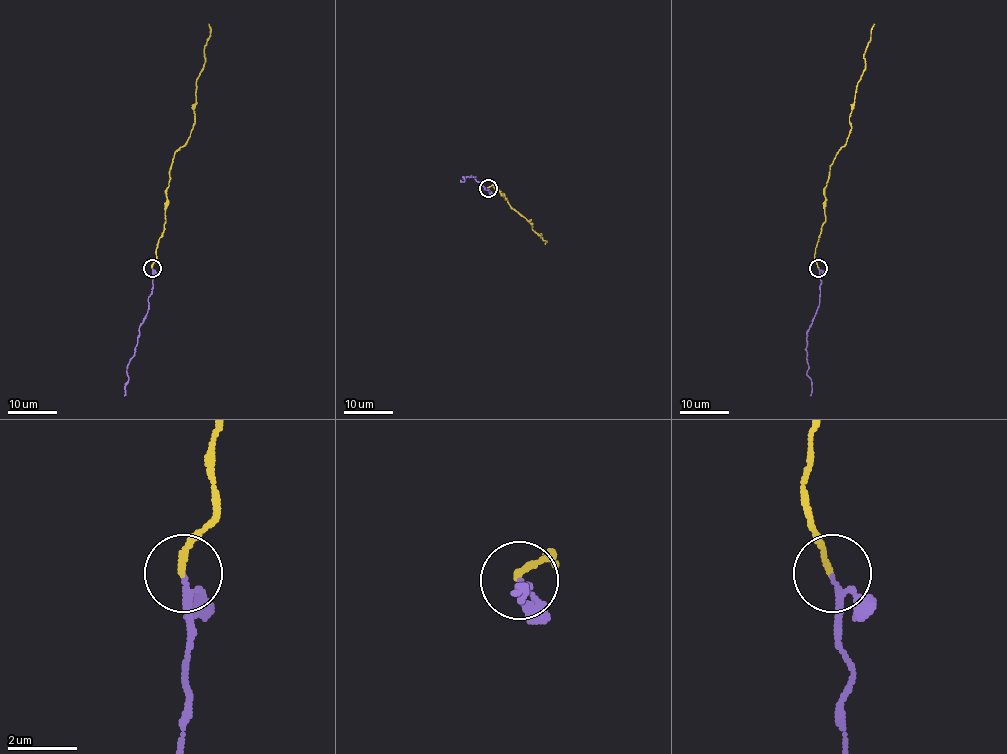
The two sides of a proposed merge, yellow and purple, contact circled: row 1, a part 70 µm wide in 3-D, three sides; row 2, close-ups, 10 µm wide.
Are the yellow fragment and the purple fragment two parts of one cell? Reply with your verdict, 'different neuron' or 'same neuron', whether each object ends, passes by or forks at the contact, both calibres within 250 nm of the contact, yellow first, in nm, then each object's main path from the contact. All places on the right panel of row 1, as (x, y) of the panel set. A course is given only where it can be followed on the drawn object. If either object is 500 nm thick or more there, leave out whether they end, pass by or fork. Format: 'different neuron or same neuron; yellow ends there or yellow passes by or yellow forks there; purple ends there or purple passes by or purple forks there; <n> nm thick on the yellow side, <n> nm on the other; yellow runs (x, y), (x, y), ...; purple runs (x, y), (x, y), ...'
same neuron; yellow ends there; purple passes by; 160 nm thick on the yellow side, 120 nm on the other; yellow runs (819, 267), (815, 248), (825, 221), (830, 165), (849, 133), (855, 85), (865, 67), (864, 52), (874, 24); purple runs (819, 267), (819, 307), (806, 334), (806, 376), (811, 380), (810, 395)

